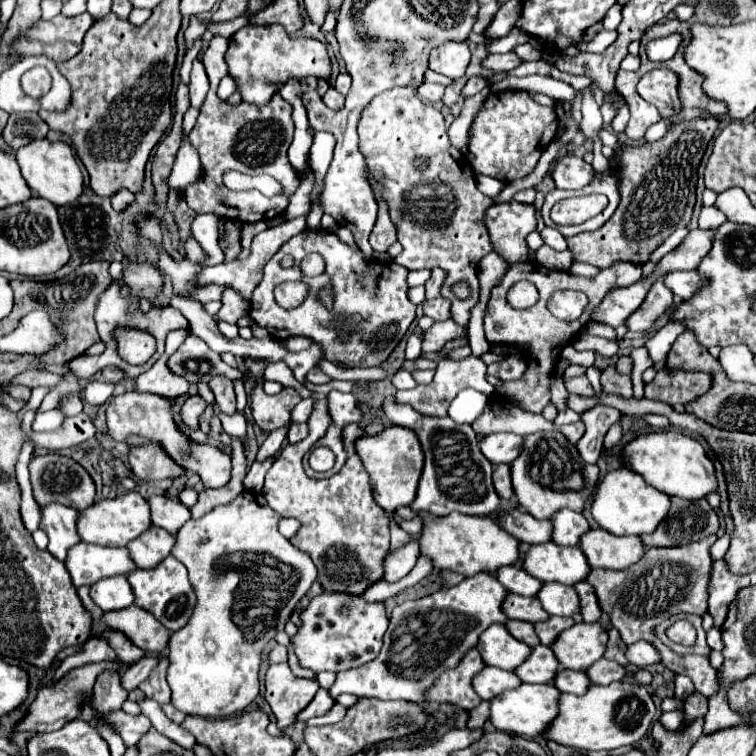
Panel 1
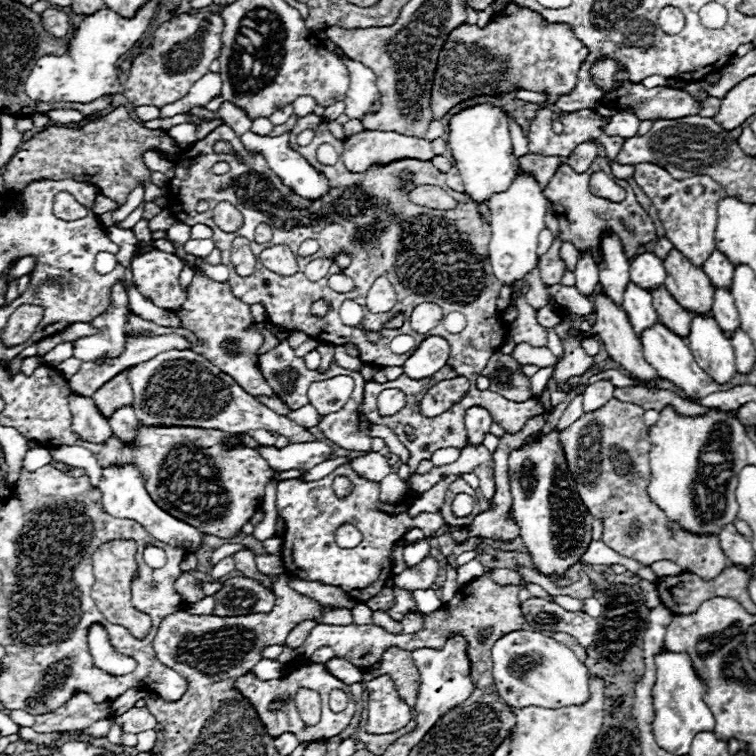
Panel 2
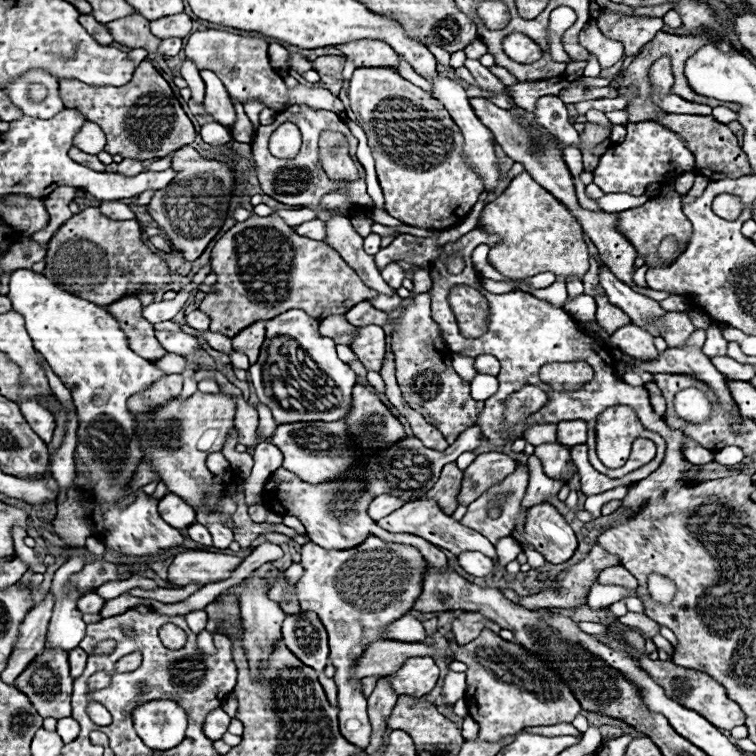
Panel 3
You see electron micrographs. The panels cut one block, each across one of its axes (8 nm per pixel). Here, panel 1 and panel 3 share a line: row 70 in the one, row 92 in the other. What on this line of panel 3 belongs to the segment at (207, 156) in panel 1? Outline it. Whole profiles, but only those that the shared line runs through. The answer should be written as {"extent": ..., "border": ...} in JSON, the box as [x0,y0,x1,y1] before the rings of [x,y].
{"extent":[200,70,236,128],"border":[[[204,70],[200,72],[202,80],[205,83],[205,100],[204,108],[210,118],[226,128],[232,128],[234,122],[236,122],[236,110],[232,106],[230,96],[222,83],[222,80],[210,72],[210,70]]]}

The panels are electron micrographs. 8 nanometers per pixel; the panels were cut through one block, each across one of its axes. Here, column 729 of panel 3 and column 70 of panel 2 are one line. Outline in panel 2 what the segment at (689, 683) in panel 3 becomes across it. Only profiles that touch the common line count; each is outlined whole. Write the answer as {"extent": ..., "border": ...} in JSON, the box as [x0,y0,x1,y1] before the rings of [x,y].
{"extent":[32,692,110,732],"border":[[[76,692],[64,706],[56,708],[50,714],[36,718],[32,726],[38,732],[66,732],[66,730],[84,730],[98,720],[110,716],[110,702],[96,704],[86,692]]]}

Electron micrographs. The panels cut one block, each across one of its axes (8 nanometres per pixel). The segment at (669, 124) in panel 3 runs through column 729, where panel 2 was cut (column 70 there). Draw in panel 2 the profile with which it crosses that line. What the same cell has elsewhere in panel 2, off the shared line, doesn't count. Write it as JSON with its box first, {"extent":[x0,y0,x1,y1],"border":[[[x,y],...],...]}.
{"extent":[2,106,180,206],"border":[[[126,106],[114,108],[110,114],[94,120],[82,128],[62,128],[62,126],[46,126],[42,132],[34,134],[30,140],[22,142],[18,152],[6,164],[2,178],[6,188],[12,192],[22,190],[28,182],[40,178],[74,178],[86,180],[100,188],[100,192],[112,198],[118,206],[122,206],[128,194],[146,180],[146,200],[154,200],[156,196],[166,196],[166,188],[156,188],[150,182],[150,170],[146,168],[142,154],[146,150],[160,150],[170,158],[180,154],[180,148],[170,146],[170,136],[164,130],[148,130],[140,122],[136,122]]]}

